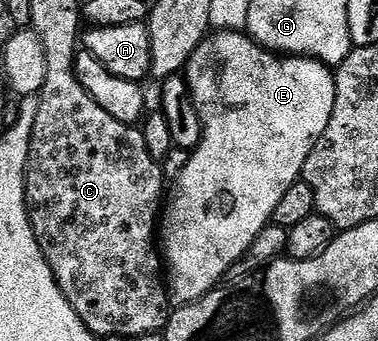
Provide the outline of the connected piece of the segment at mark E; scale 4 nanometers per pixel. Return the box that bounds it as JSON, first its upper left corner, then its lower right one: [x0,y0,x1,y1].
[159,31,337,305]

